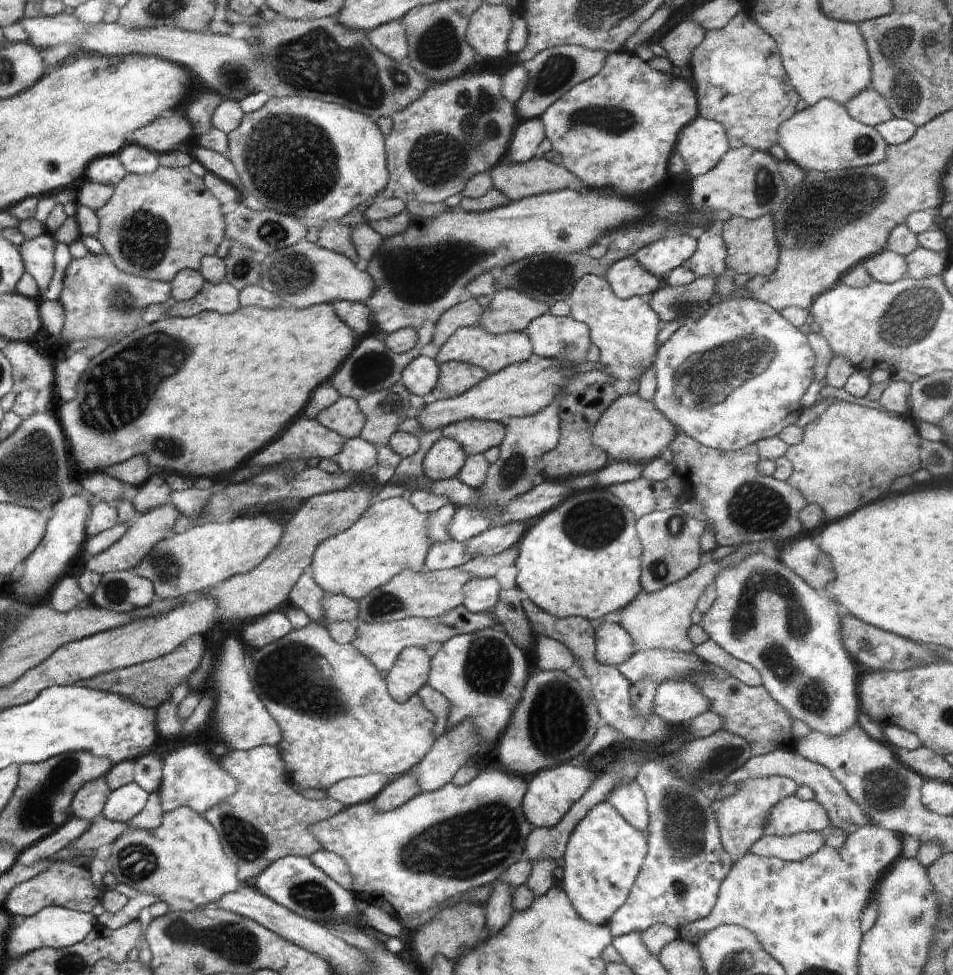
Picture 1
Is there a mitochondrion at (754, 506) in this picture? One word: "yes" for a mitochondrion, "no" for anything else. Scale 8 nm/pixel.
yes

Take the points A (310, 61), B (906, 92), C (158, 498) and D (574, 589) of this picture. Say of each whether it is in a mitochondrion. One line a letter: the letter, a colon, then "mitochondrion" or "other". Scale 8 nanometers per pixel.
A: mitochondrion
B: mitochondrion
C: other
D: other

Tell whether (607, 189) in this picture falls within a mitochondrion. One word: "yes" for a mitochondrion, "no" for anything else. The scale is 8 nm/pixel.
no

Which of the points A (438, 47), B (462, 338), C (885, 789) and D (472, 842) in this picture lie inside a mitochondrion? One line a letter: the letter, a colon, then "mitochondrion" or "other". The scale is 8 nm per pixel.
A: mitochondrion
B: other
C: mitochondrion
D: mitochondrion

